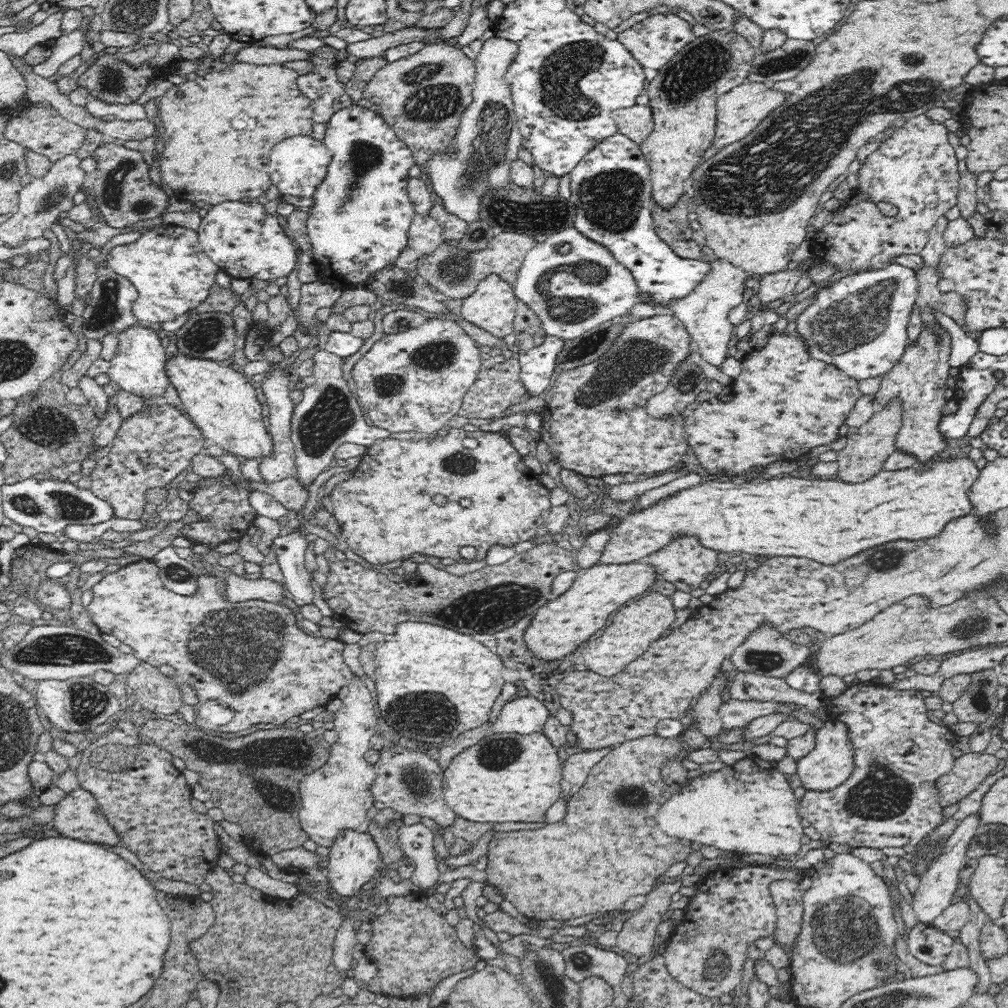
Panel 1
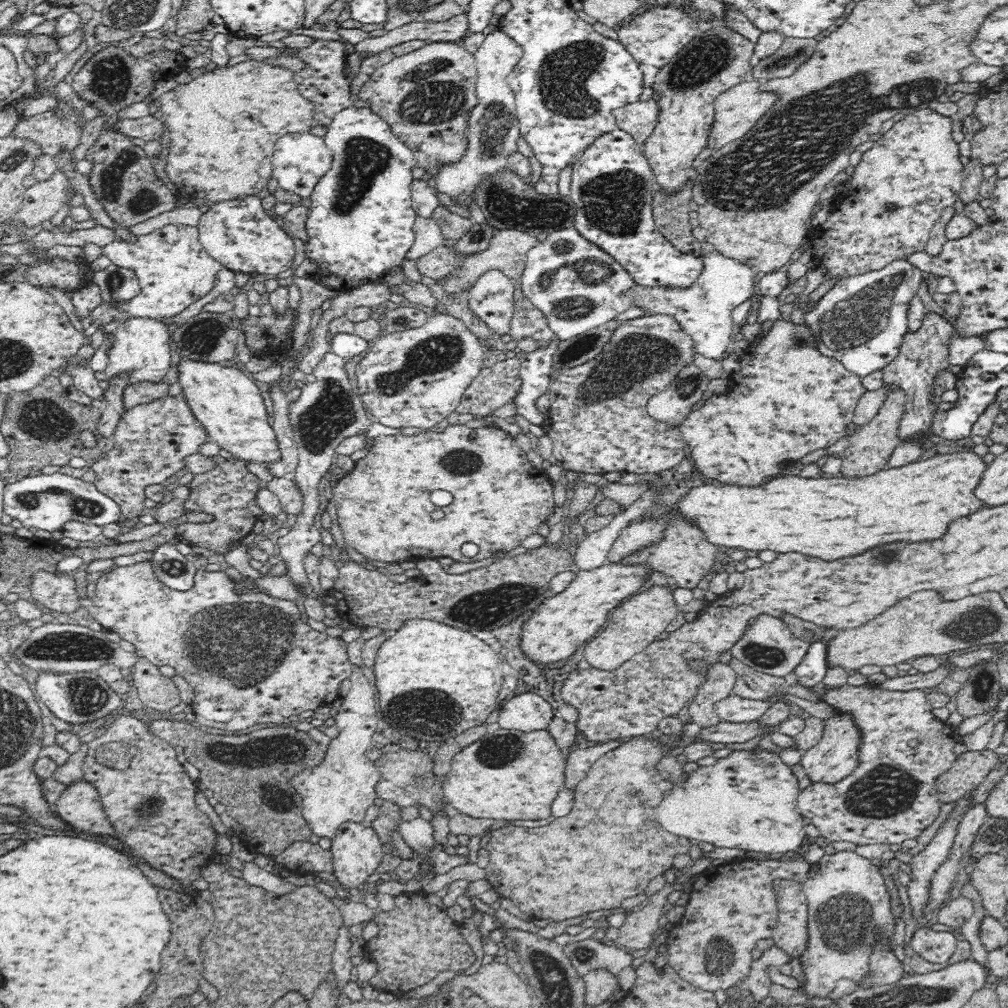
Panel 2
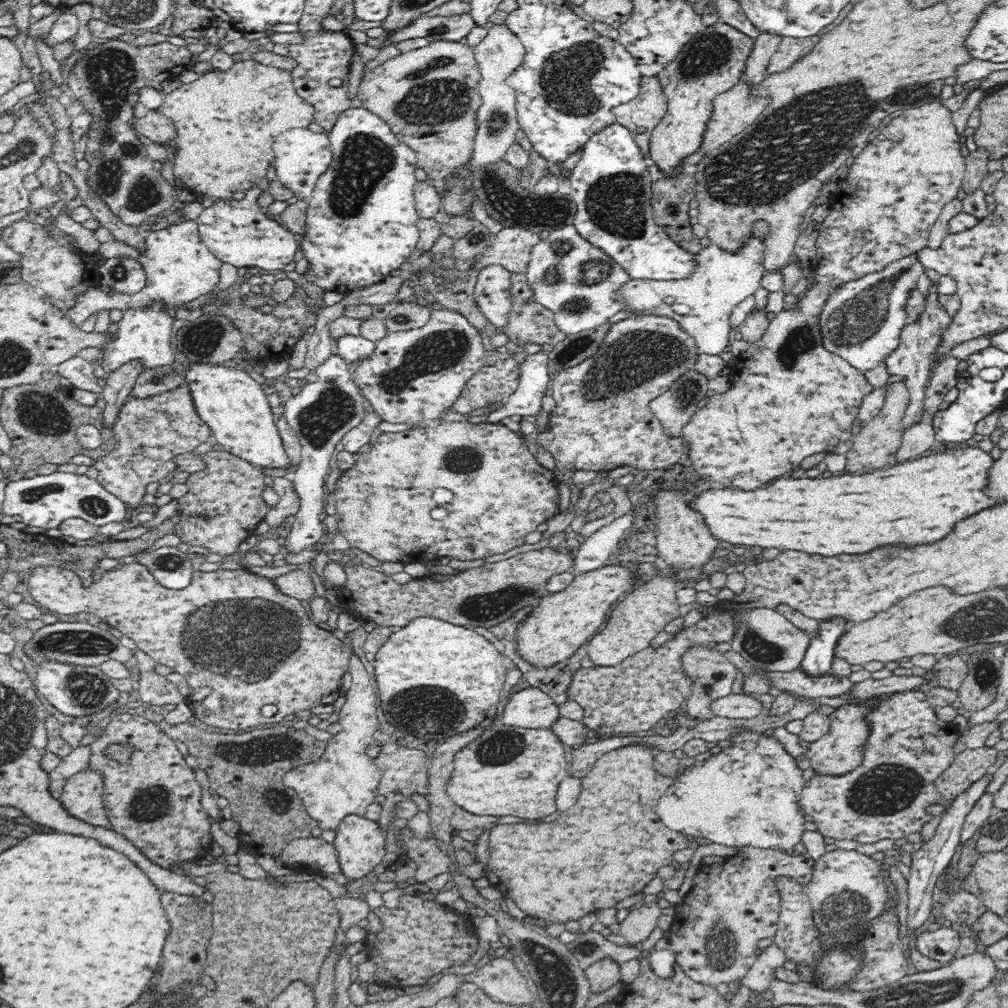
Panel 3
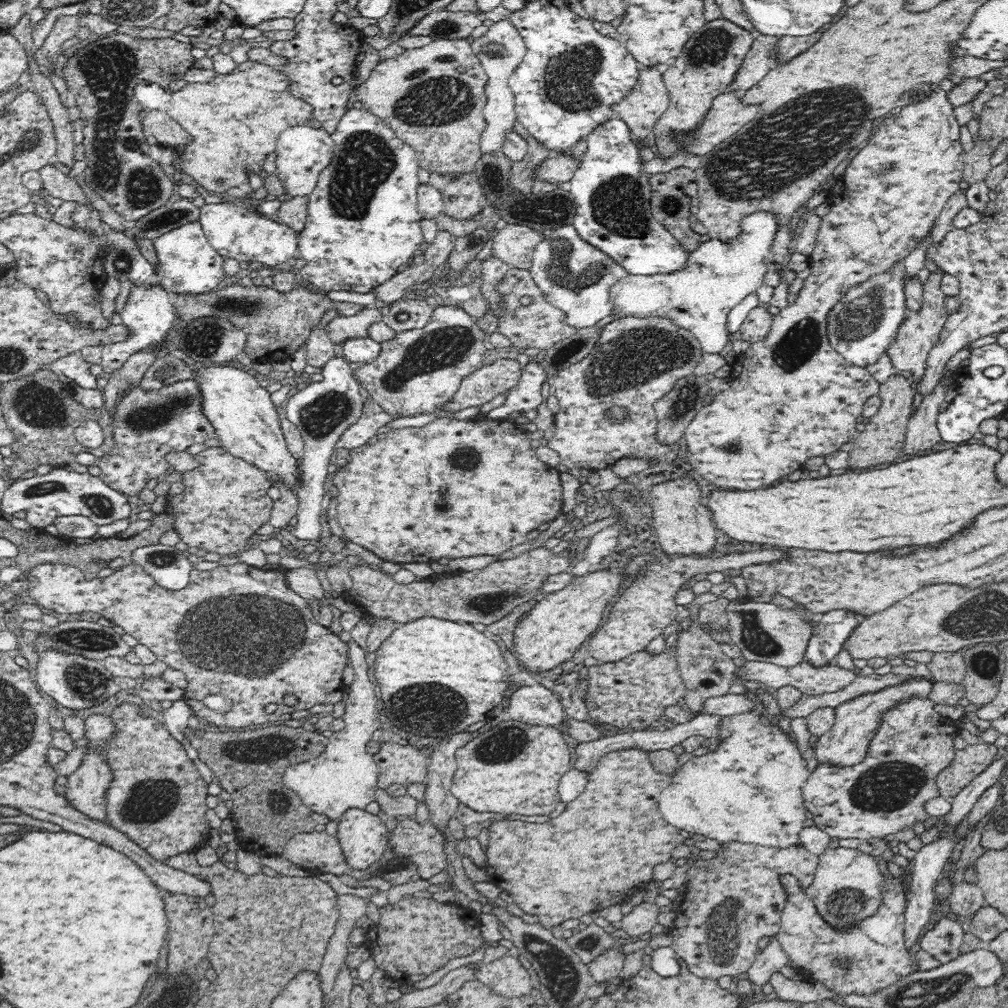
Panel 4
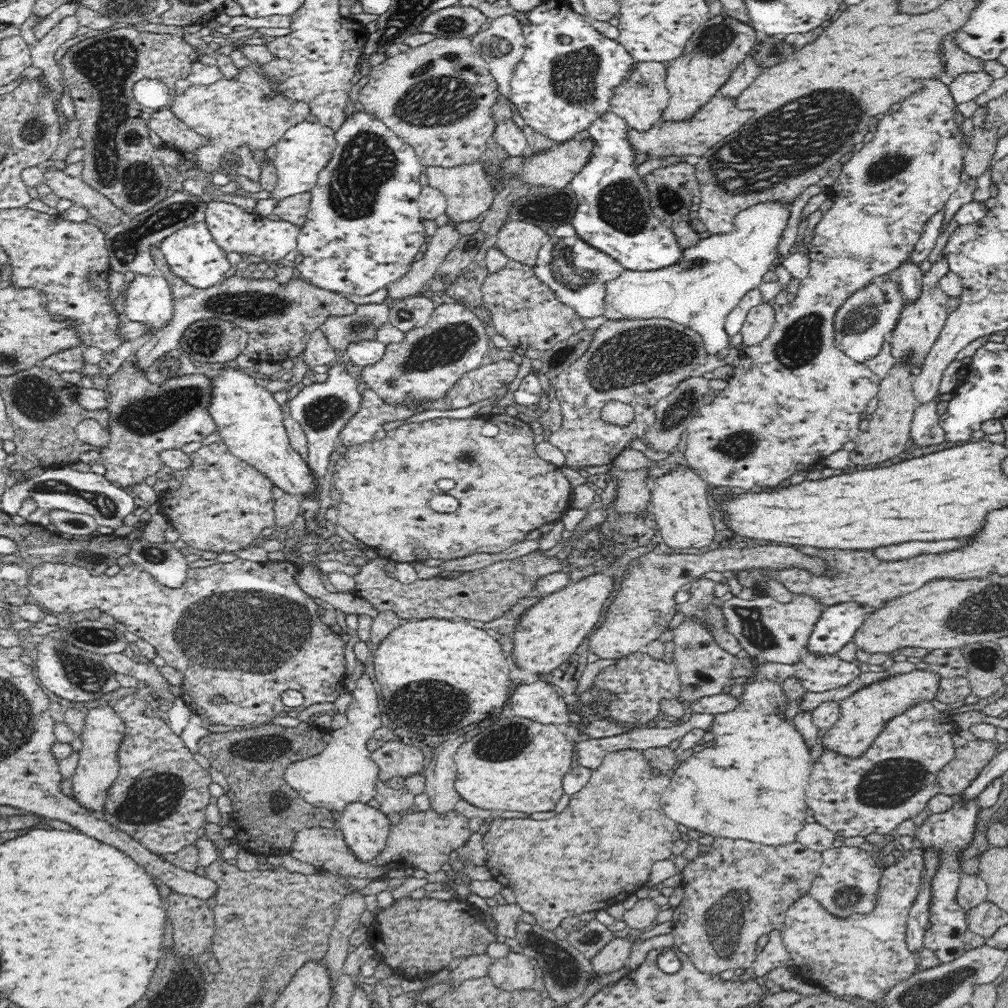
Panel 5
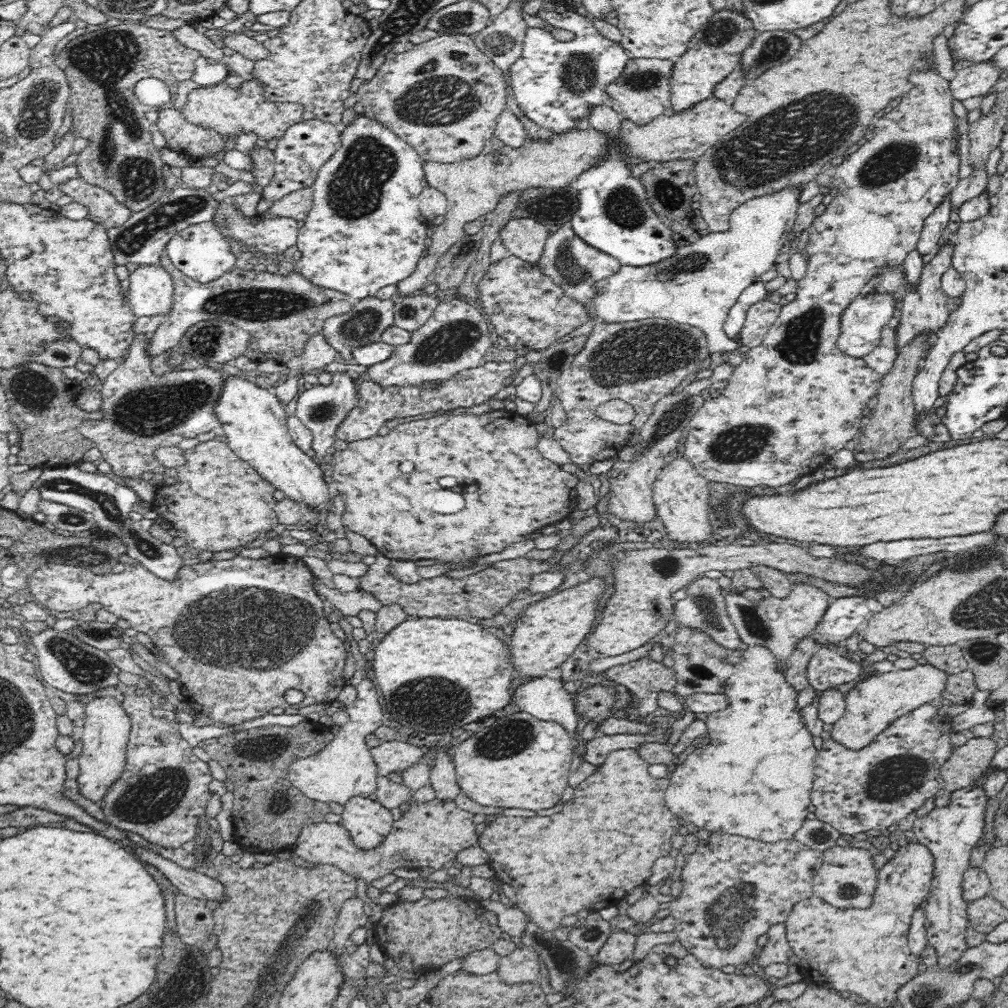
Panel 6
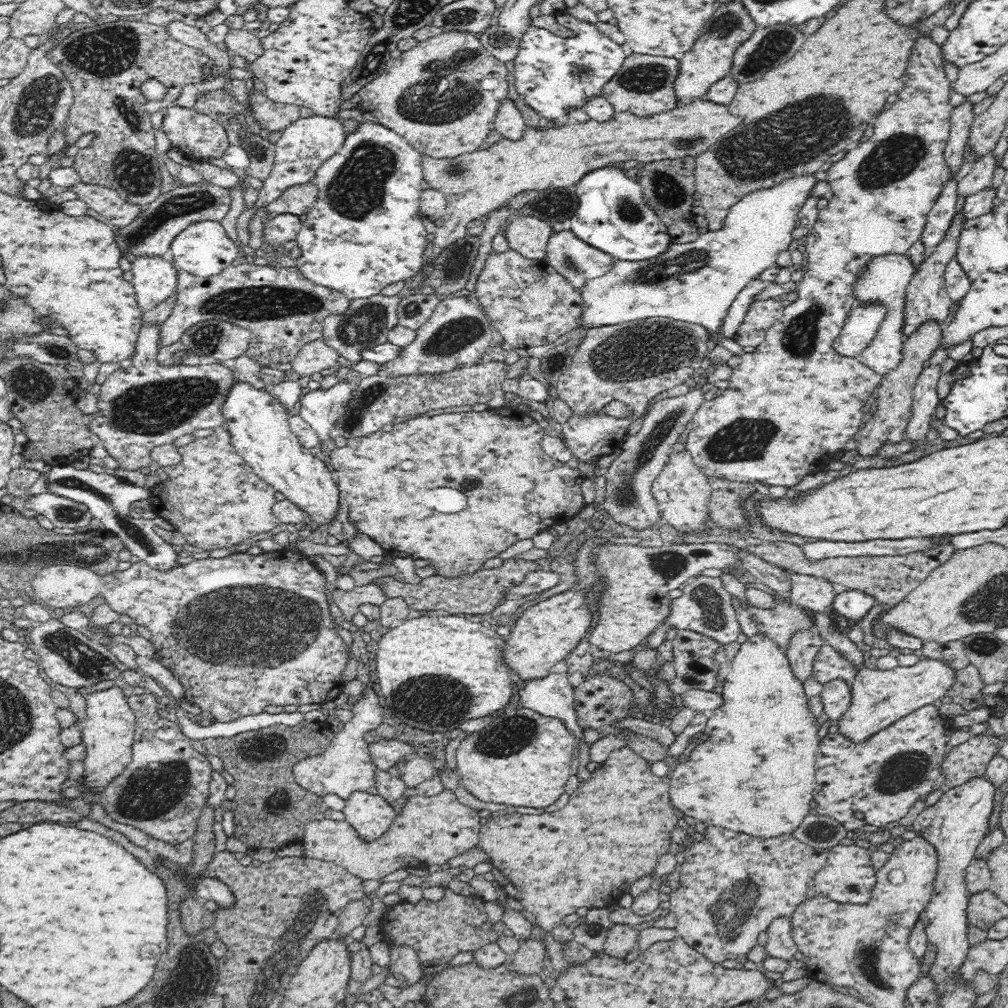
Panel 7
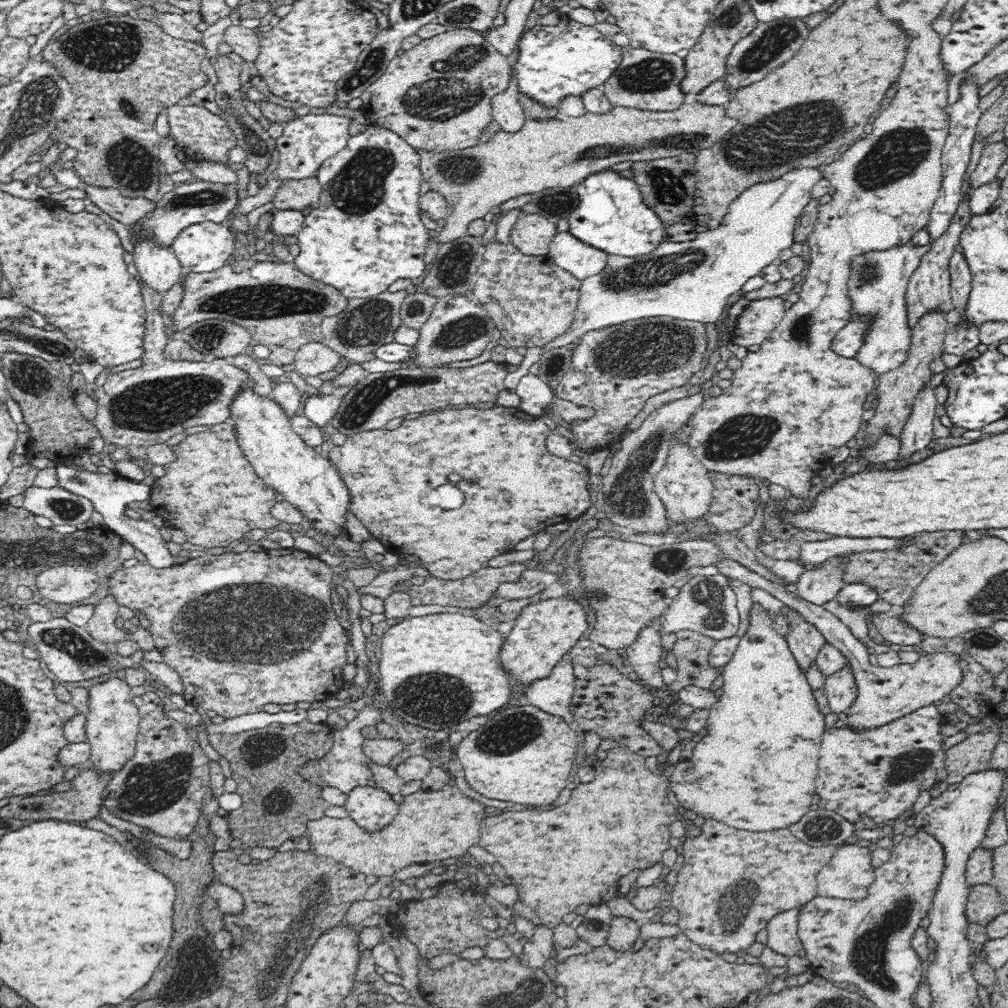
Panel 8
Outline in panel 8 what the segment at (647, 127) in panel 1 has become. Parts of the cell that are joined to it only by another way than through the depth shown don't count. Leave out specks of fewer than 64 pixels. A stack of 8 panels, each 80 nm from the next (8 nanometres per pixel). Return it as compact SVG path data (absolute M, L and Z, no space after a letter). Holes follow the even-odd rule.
M633 48L627 52L623 52L620 66L613 72L613 75L604 82L601 90L612 103L613 107L636 108L644 111L664 112L676 110L680 105L688 99L680 91L680 84L686 76L684 69L683 55L678 54L660 54L650 52L646 49Z

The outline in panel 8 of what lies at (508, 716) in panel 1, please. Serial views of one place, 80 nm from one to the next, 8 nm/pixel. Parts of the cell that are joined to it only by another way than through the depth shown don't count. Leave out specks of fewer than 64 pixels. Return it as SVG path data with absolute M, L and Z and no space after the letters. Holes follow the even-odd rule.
M570 661L565 665L561 662L559 665L556 664L546 678L530 682L527 690L523 690L523 694L528 705L546 714L562 718L572 726L574 732L579 732L574 726L574 715L570 710L576 688L576 679L574 679L572 669Z

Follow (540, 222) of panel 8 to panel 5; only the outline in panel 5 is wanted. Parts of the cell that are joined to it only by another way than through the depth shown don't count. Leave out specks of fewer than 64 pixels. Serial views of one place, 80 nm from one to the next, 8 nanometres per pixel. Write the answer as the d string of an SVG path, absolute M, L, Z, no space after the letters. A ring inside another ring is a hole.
M507 220L501 226L494 246L502 251L508 260L532 267L541 244L547 239L547 232L540 230L538 226L532 226L532 223Z

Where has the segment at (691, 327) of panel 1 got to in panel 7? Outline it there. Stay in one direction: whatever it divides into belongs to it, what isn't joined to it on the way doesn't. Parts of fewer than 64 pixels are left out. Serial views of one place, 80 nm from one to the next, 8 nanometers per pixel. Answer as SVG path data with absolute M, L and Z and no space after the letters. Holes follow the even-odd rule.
M813 175L788 178L768 190L751 192L740 199L726 215L724 228L709 231L690 242L673 242L668 250L654 259L638 262L615 259L613 267L604 275L590 279L581 292L583 298L582 324L588 328L611 326L640 319L664 317L675 321L692 323L704 327L708 336L731 353L743 353L736 339L721 334L723 318L738 293L752 280L756 280L767 268L774 267L782 250L794 247L793 231L798 214L808 194L816 184Z

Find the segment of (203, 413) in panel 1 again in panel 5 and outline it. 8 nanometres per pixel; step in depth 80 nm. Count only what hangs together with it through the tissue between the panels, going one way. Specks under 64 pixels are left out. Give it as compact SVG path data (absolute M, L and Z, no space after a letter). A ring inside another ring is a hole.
M224 367L220 372L210 377L210 404L208 413L214 419L217 431L222 437L222 442L228 451L242 461L250 464L259 472L268 477L275 486L281 488L285 493L301 497L317 492L314 477L304 458L292 449L287 436L282 412L285 407L278 404L268 389L260 387L255 381L255 374L236 368Z

